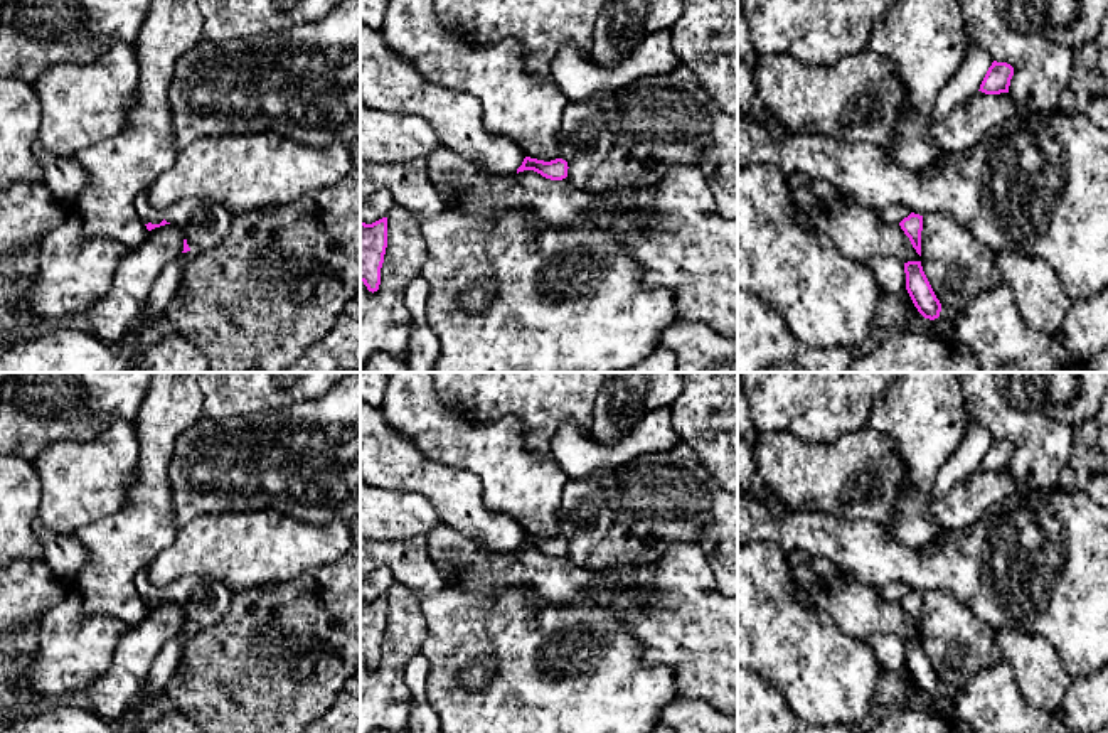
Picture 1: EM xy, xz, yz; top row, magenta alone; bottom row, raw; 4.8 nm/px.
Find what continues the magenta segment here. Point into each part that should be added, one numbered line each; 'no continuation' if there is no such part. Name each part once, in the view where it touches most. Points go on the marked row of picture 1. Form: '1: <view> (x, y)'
no continuation

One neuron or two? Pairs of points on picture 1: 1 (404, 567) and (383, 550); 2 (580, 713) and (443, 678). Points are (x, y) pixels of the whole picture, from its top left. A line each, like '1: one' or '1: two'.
1: one
2: one

